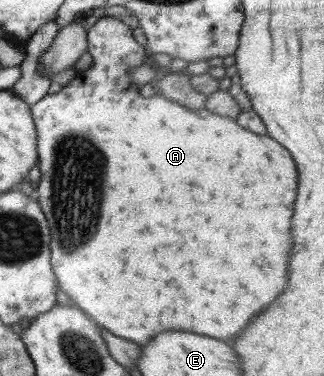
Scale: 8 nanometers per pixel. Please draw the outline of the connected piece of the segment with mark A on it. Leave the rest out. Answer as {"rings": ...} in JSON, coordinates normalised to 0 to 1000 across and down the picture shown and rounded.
{"rings":[[[321,43],[269,82],[272,130],[284,149],[284,178],[235,191],[216,221],[191,229],[167,253],[142,250],[96,282],[114,356],[117,412],[130,471],[117,487],[117,543],[154,593],[160,715],[182,766],[216,787],[238,816],[259,827],[296,862],[309,859],[349,891],[395,902],[438,926],[457,902],[494,880],[549,875],[642,891],[685,907],[716,907],[759,859],[790,843],[821,811],[833,811],[883,763],[883,694],[895,673],[895,577],[914,529],[914,439],[895,407],[864,391],[827,356],[790,356],[722,316],[667,306],[633,285],[586,293],[512,263],[494,247],[466,258],[432,255],[429,229],[407,215],[407,189],[438,173],[463,141],[414,104],[407,77],[370,51]]]}

